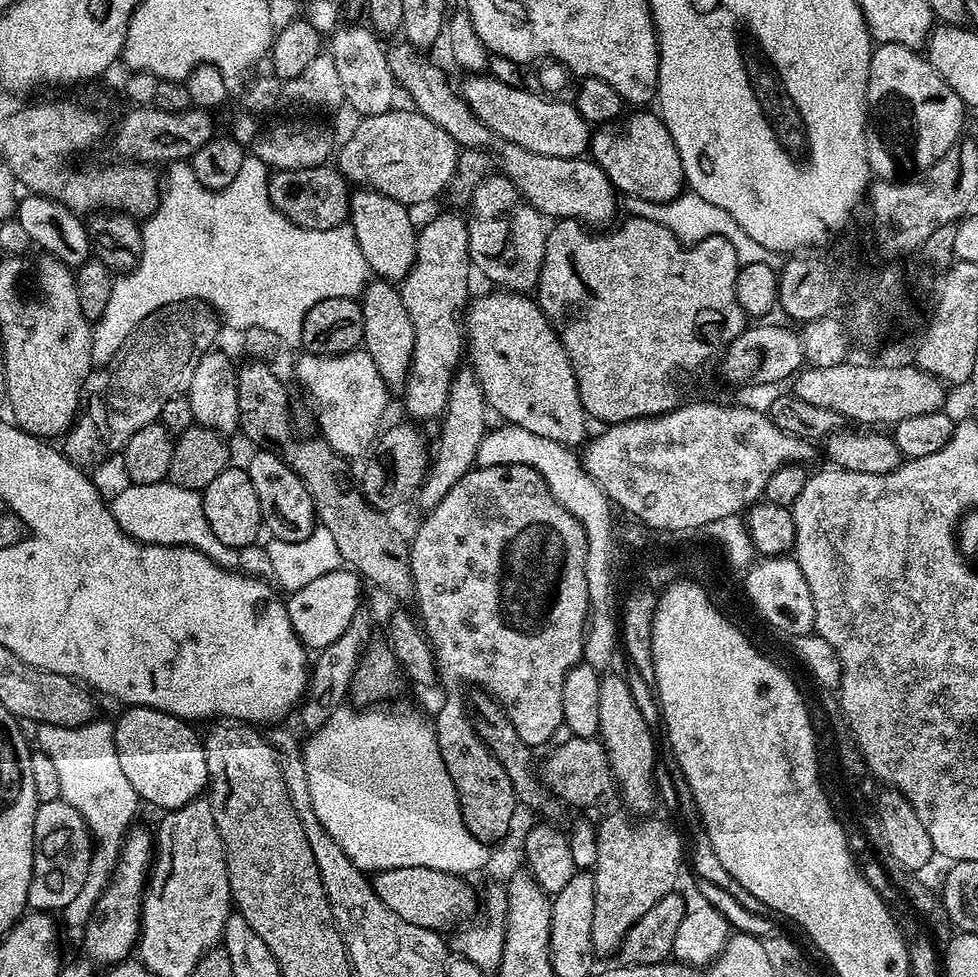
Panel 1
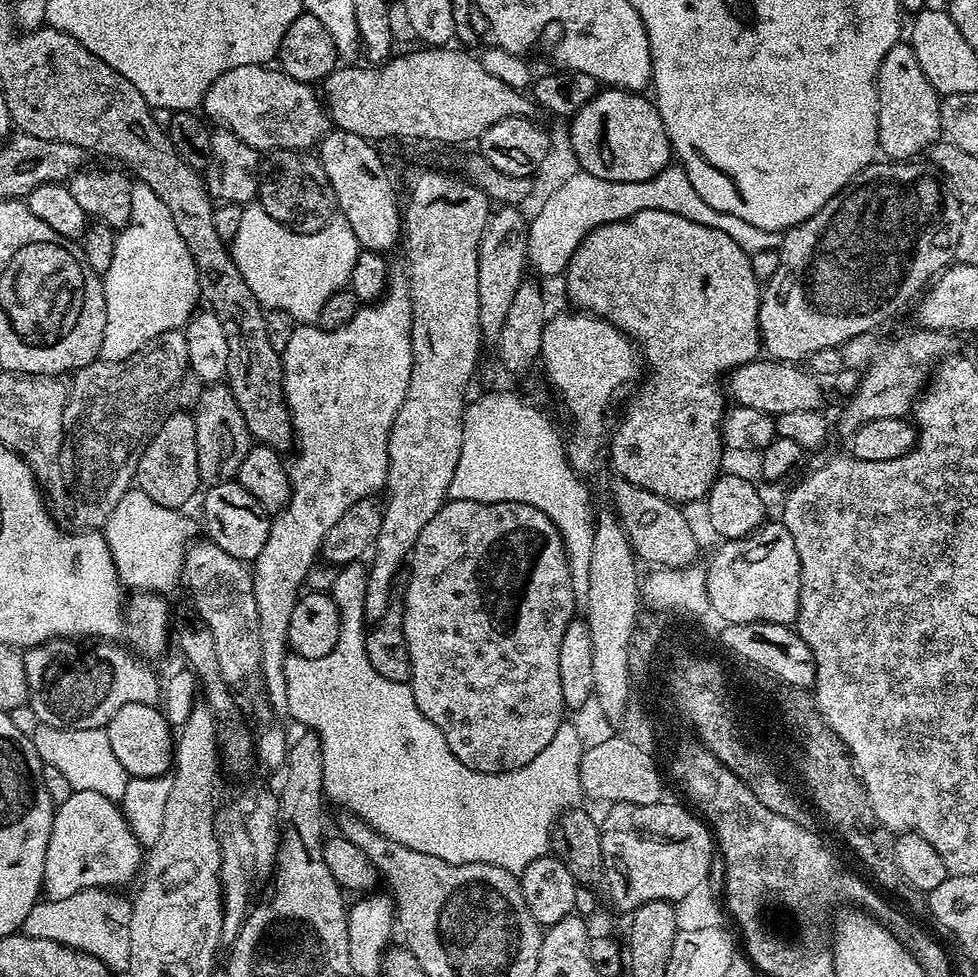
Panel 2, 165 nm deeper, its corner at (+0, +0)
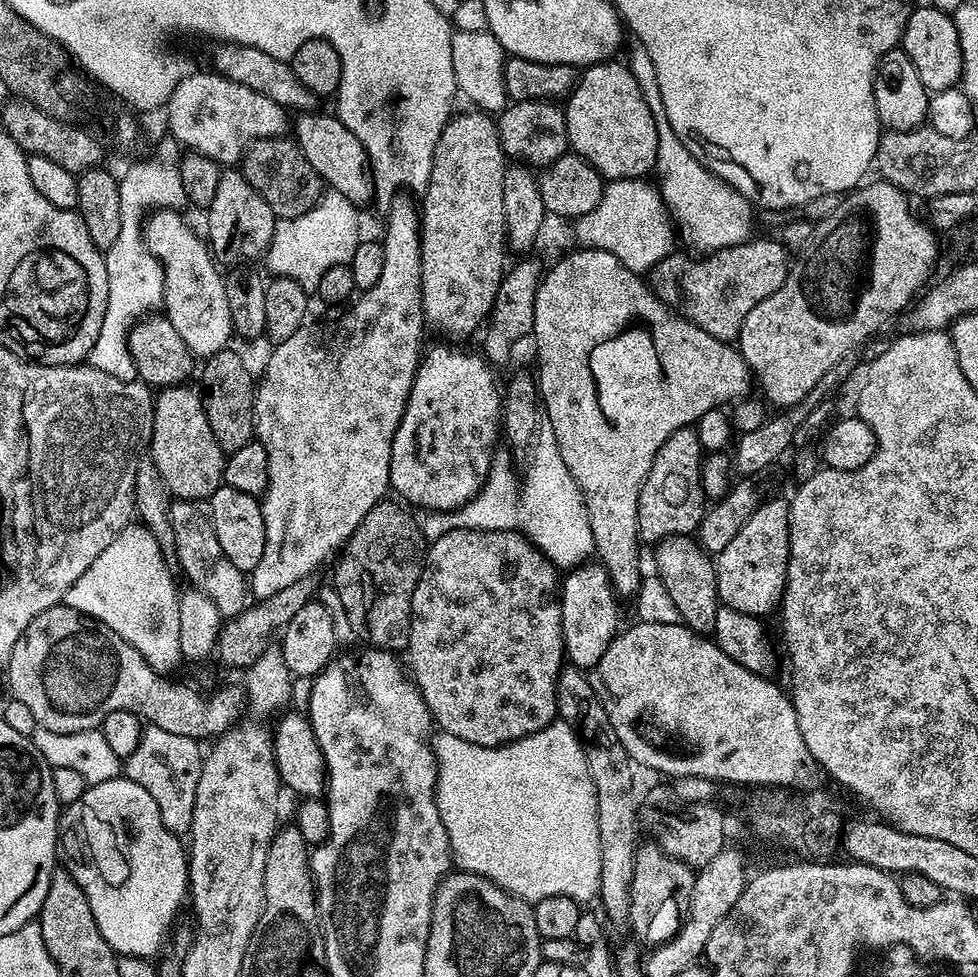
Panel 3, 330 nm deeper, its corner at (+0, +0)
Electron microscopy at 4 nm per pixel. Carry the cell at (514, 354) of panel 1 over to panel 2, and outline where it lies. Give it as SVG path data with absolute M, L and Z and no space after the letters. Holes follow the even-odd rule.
M616 478L612 484L612 502L615 515L618 517L620 526L623 528L628 541L632 544L632 551L641 561L644 560L649 566L662 568L684 568L691 565L696 556L696 532L692 524L683 516L681 509L670 500L663 500L658 494L646 490L642 486L634 486L630 482Z

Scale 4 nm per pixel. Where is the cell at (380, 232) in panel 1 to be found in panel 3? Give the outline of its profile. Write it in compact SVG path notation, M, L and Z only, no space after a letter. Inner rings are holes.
M313 110L297 115L294 120L294 139L296 144L306 154L306 162L314 166L321 180L331 191L350 198L350 202L362 206L368 198L371 199L374 181L372 164L368 160L366 150L350 130L335 114L323 116L320 110Z

